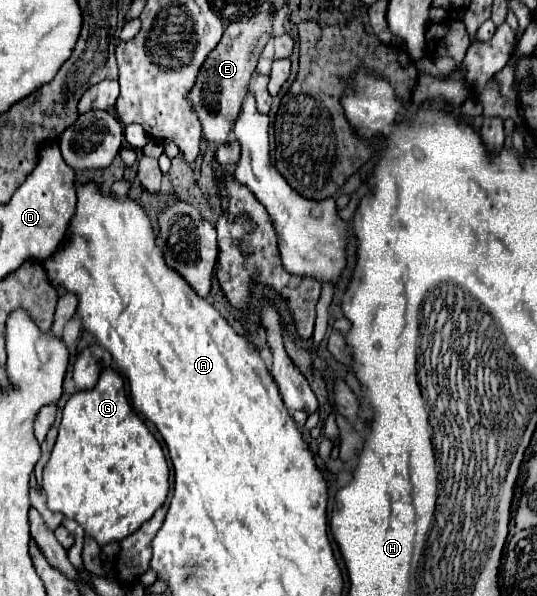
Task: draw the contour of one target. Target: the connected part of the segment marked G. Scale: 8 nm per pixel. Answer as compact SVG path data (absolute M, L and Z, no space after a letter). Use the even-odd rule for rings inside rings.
M88 346L76 356L72 378L76 388L84 392L72 394L64 406L56 444L48 464L44 466L44 484L42 484L48 508L60 510L66 518L76 520L84 528L86 536L96 540L100 546L124 540L142 522L152 518L152 514L164 504L170 488L170 482L168 482L170 468L166 464L164 450L156 440L156 436L146 428L146 424L132 410L124 390L124 380L110 366L112 366L112 358L100 346Z

